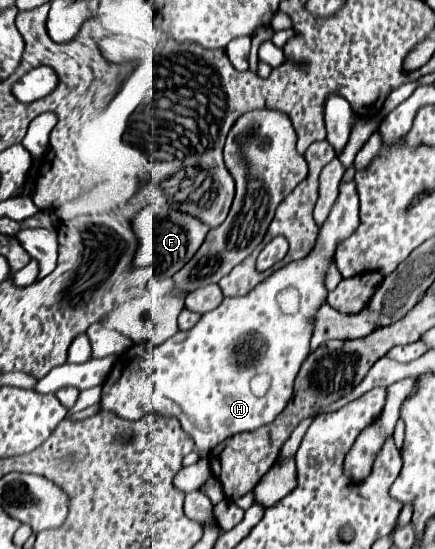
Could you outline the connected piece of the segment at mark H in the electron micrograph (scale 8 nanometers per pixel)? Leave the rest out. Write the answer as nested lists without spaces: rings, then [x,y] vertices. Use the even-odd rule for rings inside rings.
[[[352,179],[340,185],[338,199],[332,205],[328,219],[320,227],[318,241],[306,259],[288,263],[286,267],[278,269],[244,297],[224,299],[216,309],[204,313],[196,323],[196,327],[192,327],[190,331],[178,331],[162,345],[146,349],[142,357],[134,357],[130,361],[128,359],[118,361],[102,387],[102,401],[100,401],[102,409],[112,411],[128,421],[136,421],[146,413],[176,417],[182,429],[194,439],[198,451],[214,449],[218,443],[222,443],[224,439],[236,433],[252,431],[272,423],[276,415],[288,405],[292,397],[294,377],[298,375],[302,361],[308,357],[314,315],[320,303],[326,301],[328,295],[324,287],[324,273],[328,265],[334,263],[334,247],[338,239],[346,239],[346,235],[352,235],[356,227],[358,227],[358,189],[356,189],[356,181]],[[256,375],[270,377],[268,391],[250,389],[250,383]]]

